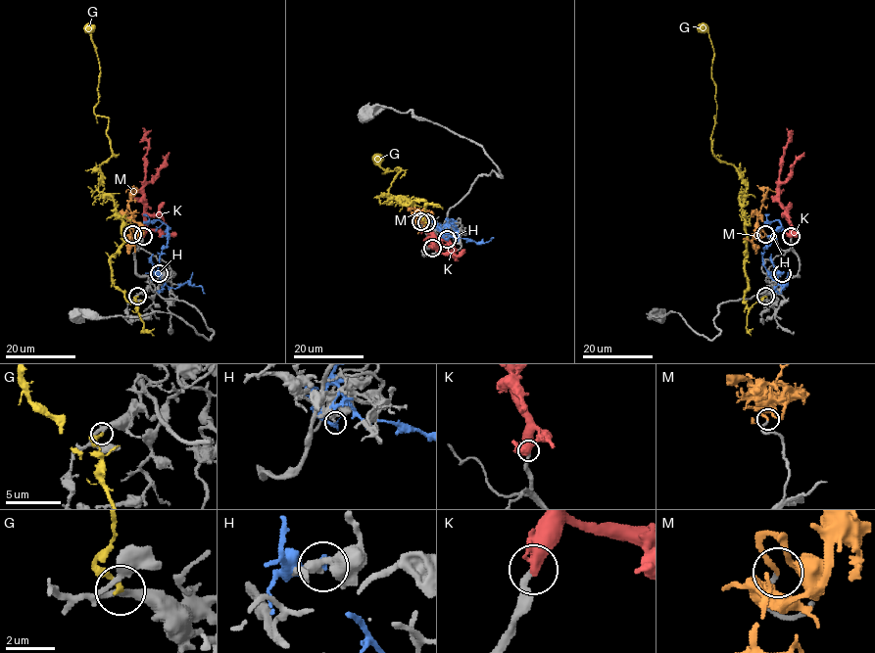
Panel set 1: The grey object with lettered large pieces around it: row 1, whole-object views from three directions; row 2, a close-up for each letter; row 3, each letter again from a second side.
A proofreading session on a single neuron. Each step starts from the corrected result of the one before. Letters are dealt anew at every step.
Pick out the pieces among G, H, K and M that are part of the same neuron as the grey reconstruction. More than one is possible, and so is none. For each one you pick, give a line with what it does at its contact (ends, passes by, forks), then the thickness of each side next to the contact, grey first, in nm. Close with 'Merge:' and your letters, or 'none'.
M: it ends there; 170 nm thick on the grey side, 180 nm on the other
Merge: M

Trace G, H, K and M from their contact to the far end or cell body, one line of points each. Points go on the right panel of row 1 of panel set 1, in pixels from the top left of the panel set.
G: (765, 296), (749, 308), (745, 302), (739, 199), (747, 182), (712, 154), (713, 49), (698, 24)
H: (782, 273), (773, 269), (770, 273), (762, 257), (780, 225), (778, 220), (769, 221), (764, 214)
K: (791, 236), (787, 209), (780, 201), (780, 158), (789, 141), (787, 128)
M: (764, 233), (763, 228), (764, 235), (761, 237), (755, 231), (767, 190), (764, 188), (763, 192)

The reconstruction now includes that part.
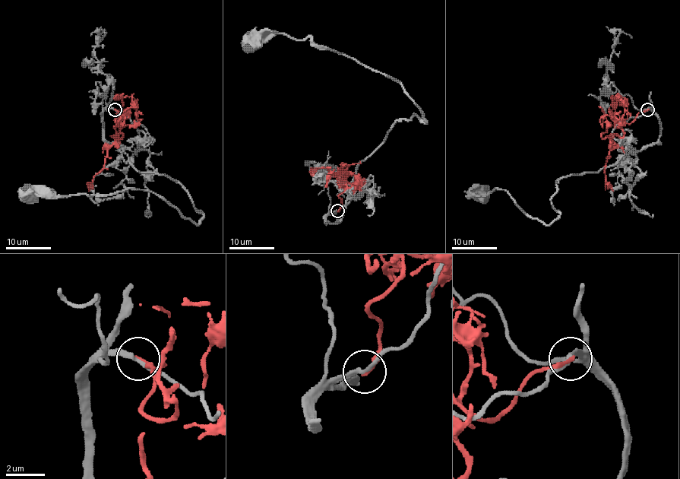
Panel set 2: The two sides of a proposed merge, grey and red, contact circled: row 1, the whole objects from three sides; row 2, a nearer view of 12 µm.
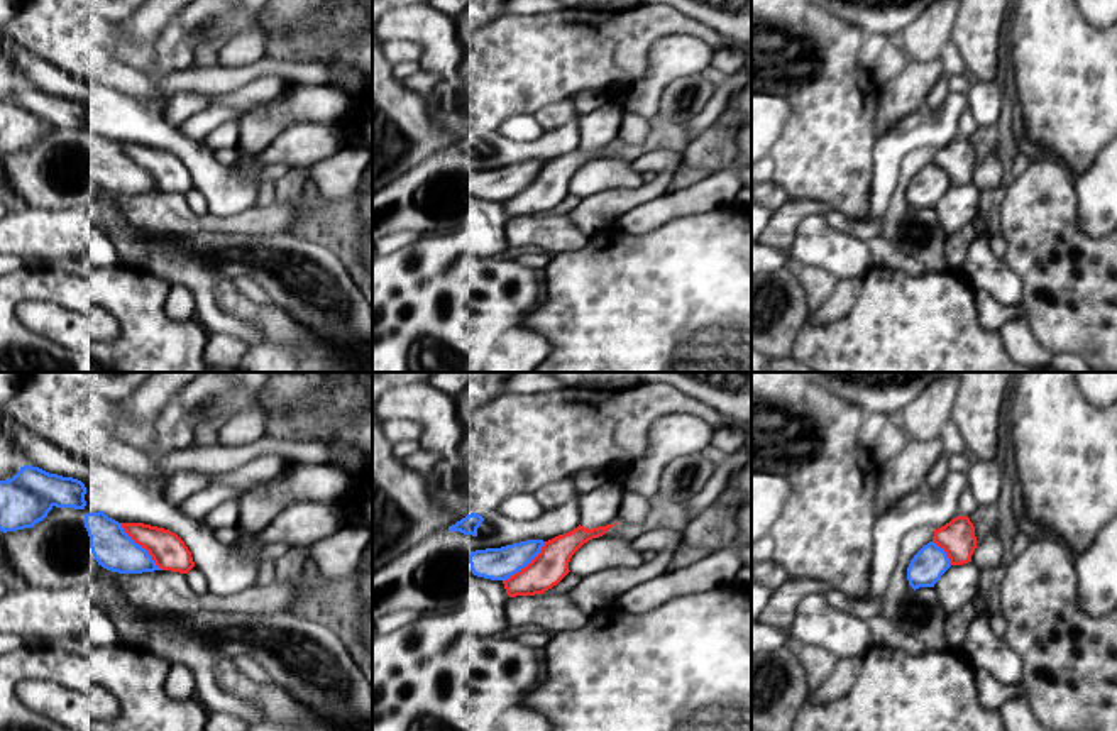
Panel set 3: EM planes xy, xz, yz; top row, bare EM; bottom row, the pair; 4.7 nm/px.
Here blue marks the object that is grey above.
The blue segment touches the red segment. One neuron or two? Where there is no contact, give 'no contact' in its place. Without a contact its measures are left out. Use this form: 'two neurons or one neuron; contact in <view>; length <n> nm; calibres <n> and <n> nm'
one neuron; contact in xy; length 300 nm; calibres 190 and 170 nm

